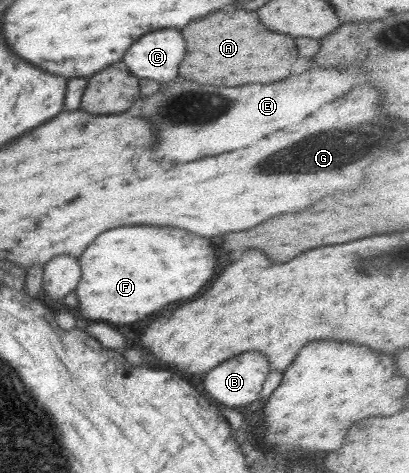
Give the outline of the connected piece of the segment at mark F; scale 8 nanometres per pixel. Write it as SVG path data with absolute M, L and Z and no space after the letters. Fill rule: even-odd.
M118 227L100 233L90 247L86 247L77 258L80 265L80 280L74 288L78 308L76 311L86 320L110 321L118 325L134 323L160 307L178 299L192 299L200 287L212 279L216 265L216 251L208 239L172 229L172 227Z

